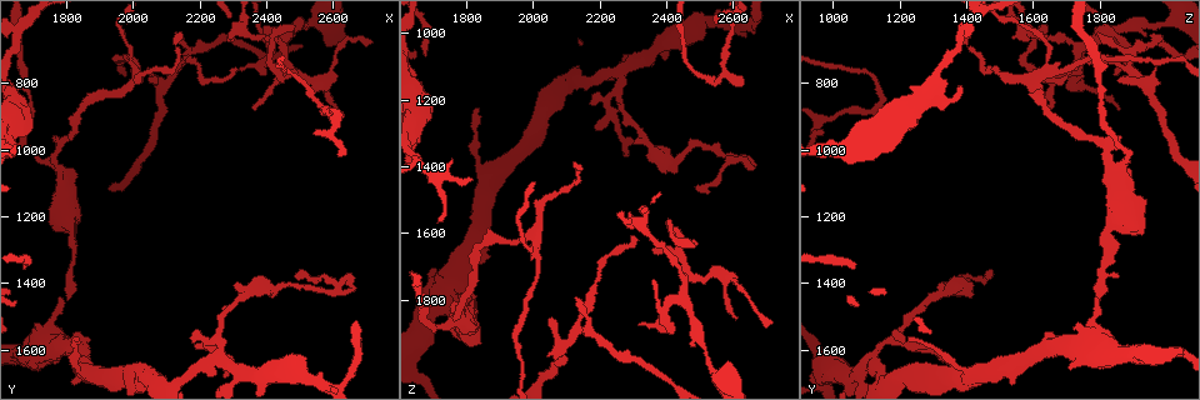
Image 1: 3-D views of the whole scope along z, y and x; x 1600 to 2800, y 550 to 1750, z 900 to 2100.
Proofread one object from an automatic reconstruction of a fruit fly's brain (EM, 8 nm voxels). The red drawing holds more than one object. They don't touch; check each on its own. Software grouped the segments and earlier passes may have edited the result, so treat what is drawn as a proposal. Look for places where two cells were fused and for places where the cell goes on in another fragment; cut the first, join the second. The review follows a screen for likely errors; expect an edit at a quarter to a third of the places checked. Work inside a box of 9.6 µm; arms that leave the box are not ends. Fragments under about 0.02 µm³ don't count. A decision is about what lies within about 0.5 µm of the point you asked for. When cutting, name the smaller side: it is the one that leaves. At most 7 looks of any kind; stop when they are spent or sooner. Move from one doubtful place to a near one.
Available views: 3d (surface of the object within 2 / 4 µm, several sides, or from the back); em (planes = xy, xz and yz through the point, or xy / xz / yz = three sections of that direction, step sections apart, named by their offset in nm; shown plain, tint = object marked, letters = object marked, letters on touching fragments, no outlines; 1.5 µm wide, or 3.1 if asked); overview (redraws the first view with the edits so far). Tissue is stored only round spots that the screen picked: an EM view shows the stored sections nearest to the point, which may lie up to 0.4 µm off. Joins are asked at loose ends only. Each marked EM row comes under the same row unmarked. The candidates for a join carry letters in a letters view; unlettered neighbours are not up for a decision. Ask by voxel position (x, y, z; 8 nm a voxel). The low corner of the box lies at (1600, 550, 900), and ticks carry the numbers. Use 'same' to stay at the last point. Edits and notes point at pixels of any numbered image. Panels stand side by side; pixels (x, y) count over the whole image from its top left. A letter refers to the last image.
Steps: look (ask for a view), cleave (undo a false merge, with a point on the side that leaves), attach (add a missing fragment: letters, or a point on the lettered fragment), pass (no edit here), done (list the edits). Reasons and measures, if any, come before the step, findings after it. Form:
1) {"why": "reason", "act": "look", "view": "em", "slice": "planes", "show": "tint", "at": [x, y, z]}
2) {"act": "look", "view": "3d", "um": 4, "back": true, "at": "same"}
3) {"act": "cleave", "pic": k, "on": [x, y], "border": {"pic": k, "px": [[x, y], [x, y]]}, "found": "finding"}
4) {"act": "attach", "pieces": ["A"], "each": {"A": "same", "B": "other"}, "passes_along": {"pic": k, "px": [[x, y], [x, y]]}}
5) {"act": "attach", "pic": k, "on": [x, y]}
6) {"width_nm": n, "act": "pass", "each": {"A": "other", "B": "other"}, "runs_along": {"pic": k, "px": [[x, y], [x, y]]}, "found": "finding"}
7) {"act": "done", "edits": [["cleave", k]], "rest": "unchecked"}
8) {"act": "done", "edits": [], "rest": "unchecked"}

{"why": "free end", "act": "look", "view": "em", "slice": "xz", "step": 4, "show": "tint", "at": [2050, 790, 1860]}

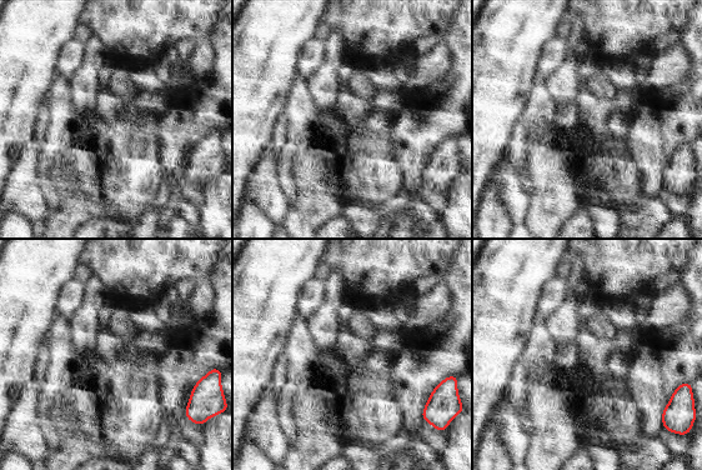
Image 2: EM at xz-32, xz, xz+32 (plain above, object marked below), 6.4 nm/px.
{"why": "another direction", "act": "look", "view": "em", "slice": "planes", "show": "letters", "at": "same"}

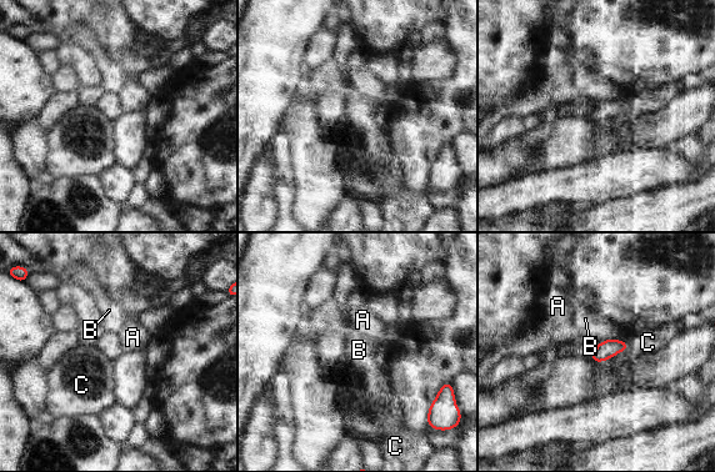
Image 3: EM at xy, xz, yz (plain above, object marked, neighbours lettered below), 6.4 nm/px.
{"width_nm": 120, "act": "pass", "each": {"A": "other", "B": "other", "C": "other"}, "border": {"pic": 3, "px": [[629, 342], [625, 350], [600, 363]]}, "found": "none of them fits"}

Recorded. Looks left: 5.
{"act": "look", "view": "em", "slice": "planes", "show": "letters", "at": [2520, 630, 1950]}

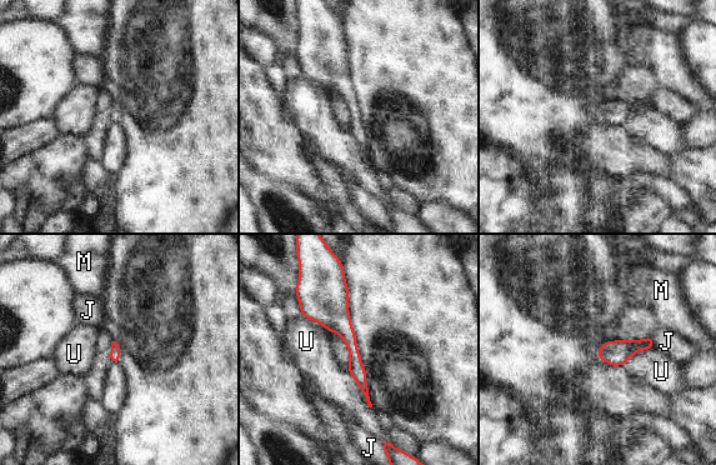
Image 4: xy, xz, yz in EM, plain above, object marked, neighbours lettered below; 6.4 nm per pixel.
{"longest_contact_nm": ["U", 300], "act": "pass", "each": {"J": "other", "M": "other", "U": "other"}, "runs_along": {"pic": 4, "px": [[340, 281], [339, 321], [365, 390]]}, "found": "continuous, no second cell"}

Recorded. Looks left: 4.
{"why": "thin end", "act": "look", "view": "3d", "um": 4, "back": true, "at": [2490, 640, 1630]}

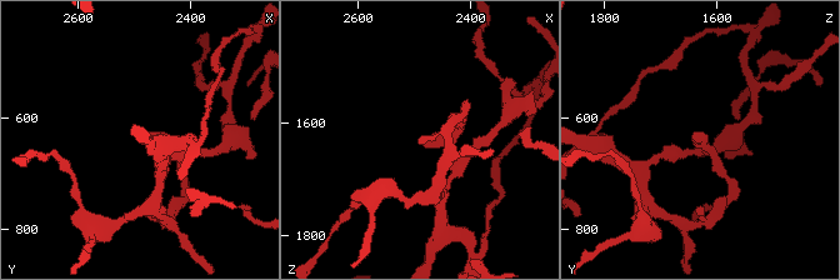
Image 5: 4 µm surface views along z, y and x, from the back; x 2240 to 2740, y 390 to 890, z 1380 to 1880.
{"why": "shape alone is not enough", "act": "look", "view": "em", "slice": "planes", "show": "tint", "at": [2480, 640, 1630]}

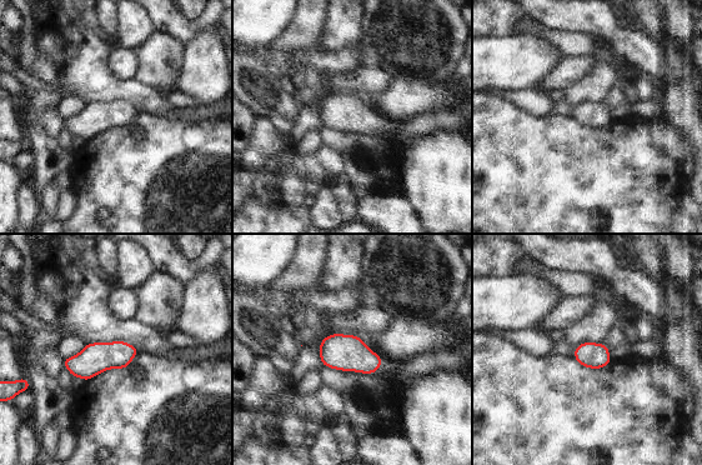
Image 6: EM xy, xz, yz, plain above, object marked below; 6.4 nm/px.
{"act": "look", "view": "em", "slice": "planes", "show": "letters", "at": "same"}

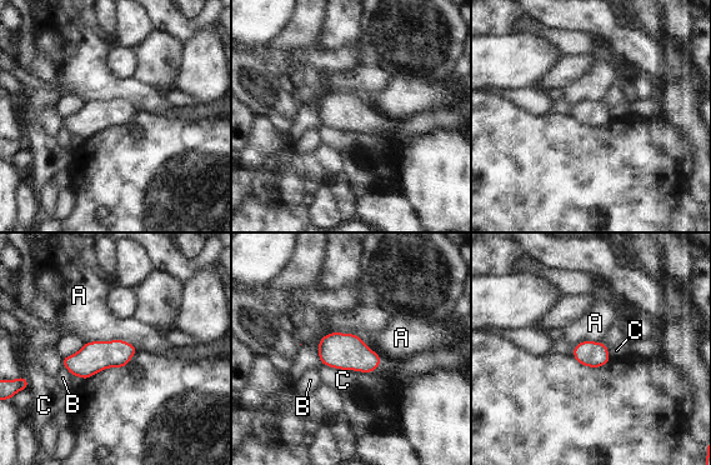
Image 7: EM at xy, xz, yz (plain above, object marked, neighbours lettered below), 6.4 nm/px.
{"width_nm": 180, "act": "pass", "each": {"A": "other", "B": "other", "C": "other"}, "border": {"pic": 7, "px": [[84, 341], [126, 340], [139, 351]]}, "found": "none of them fits"}

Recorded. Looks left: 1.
{"act": "done", "edits": [], "rest": "unchecked"}

